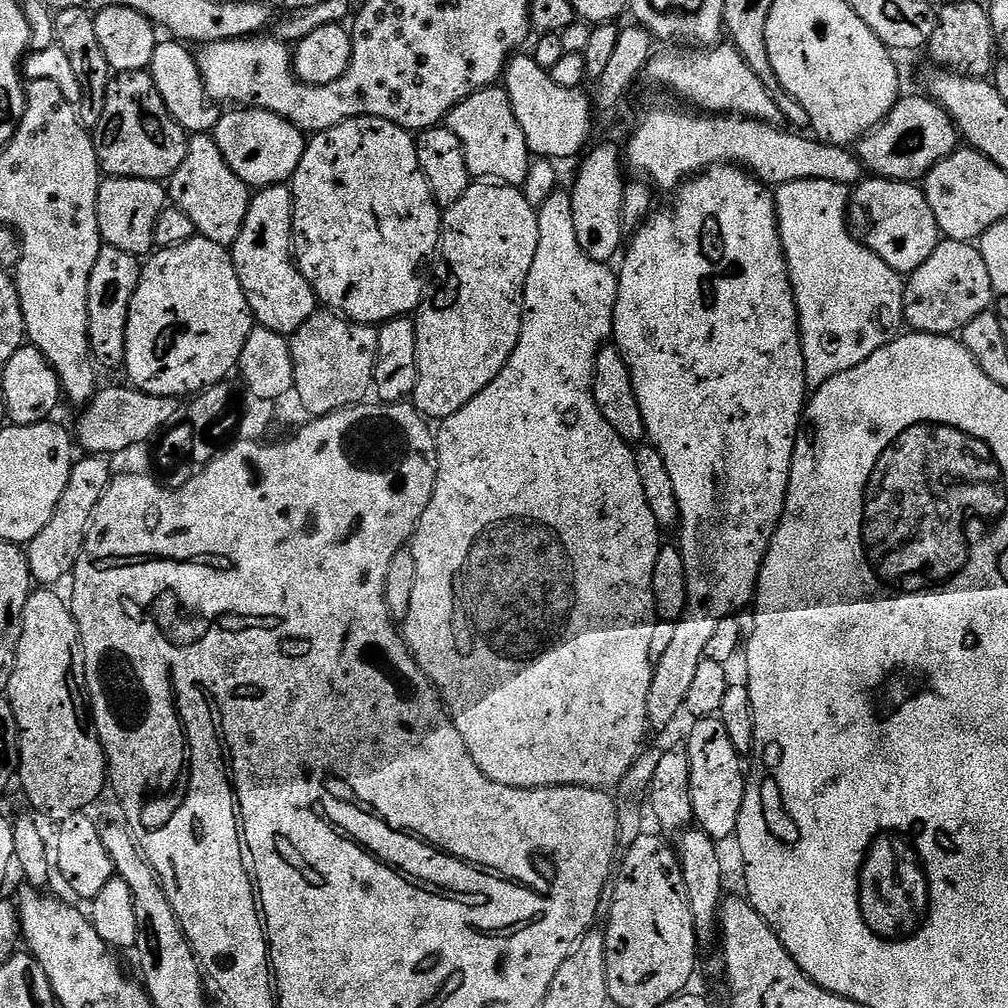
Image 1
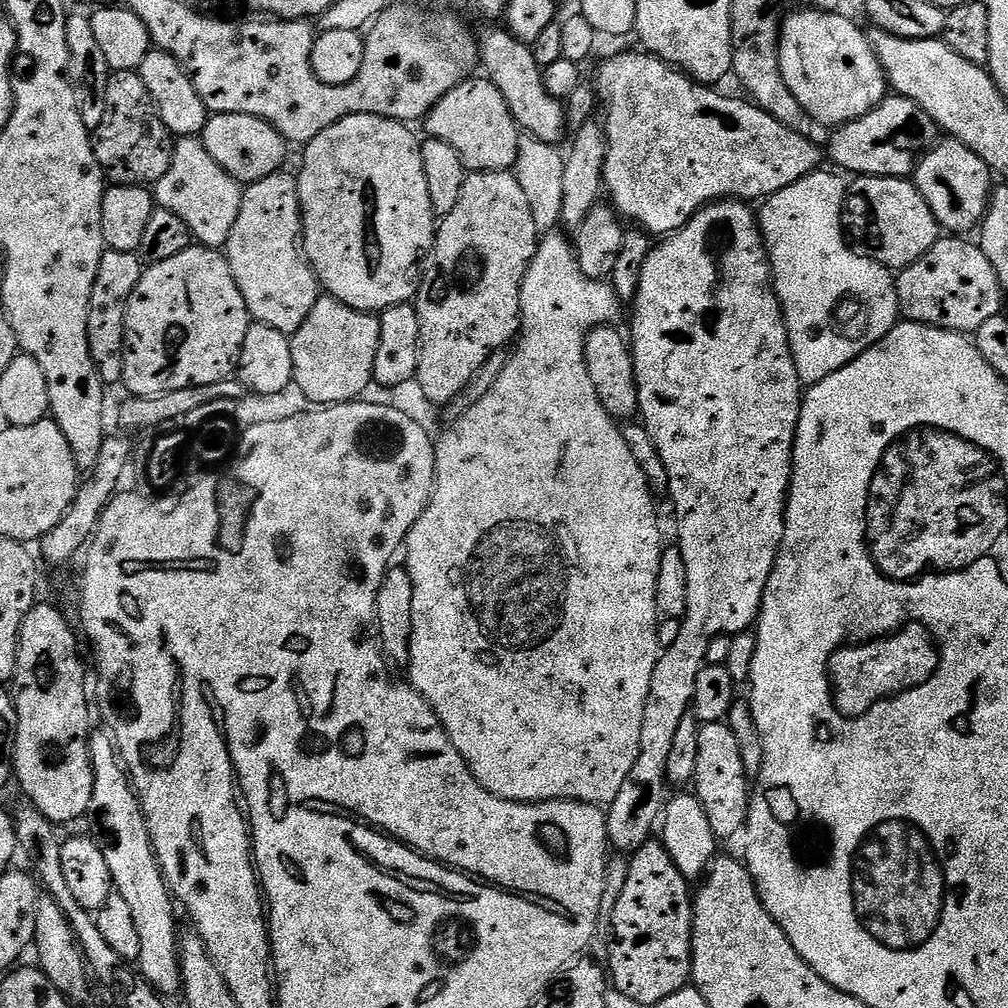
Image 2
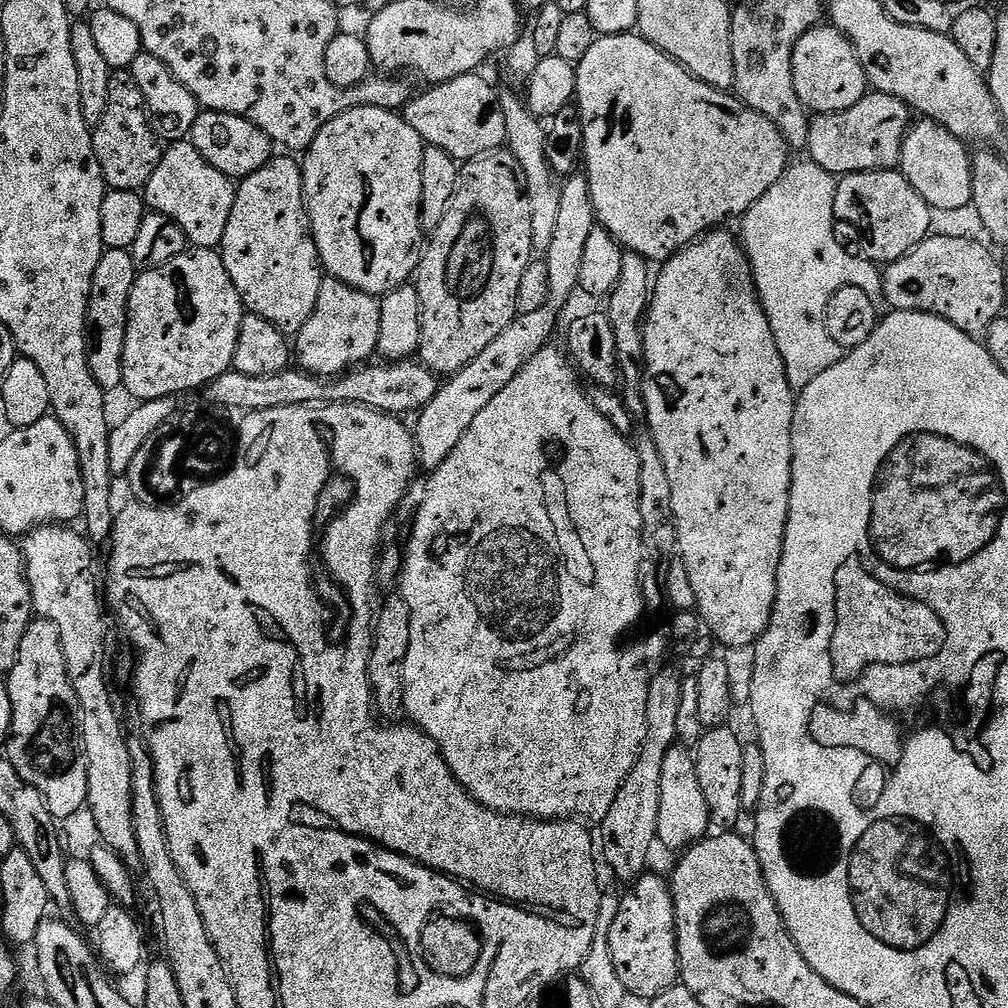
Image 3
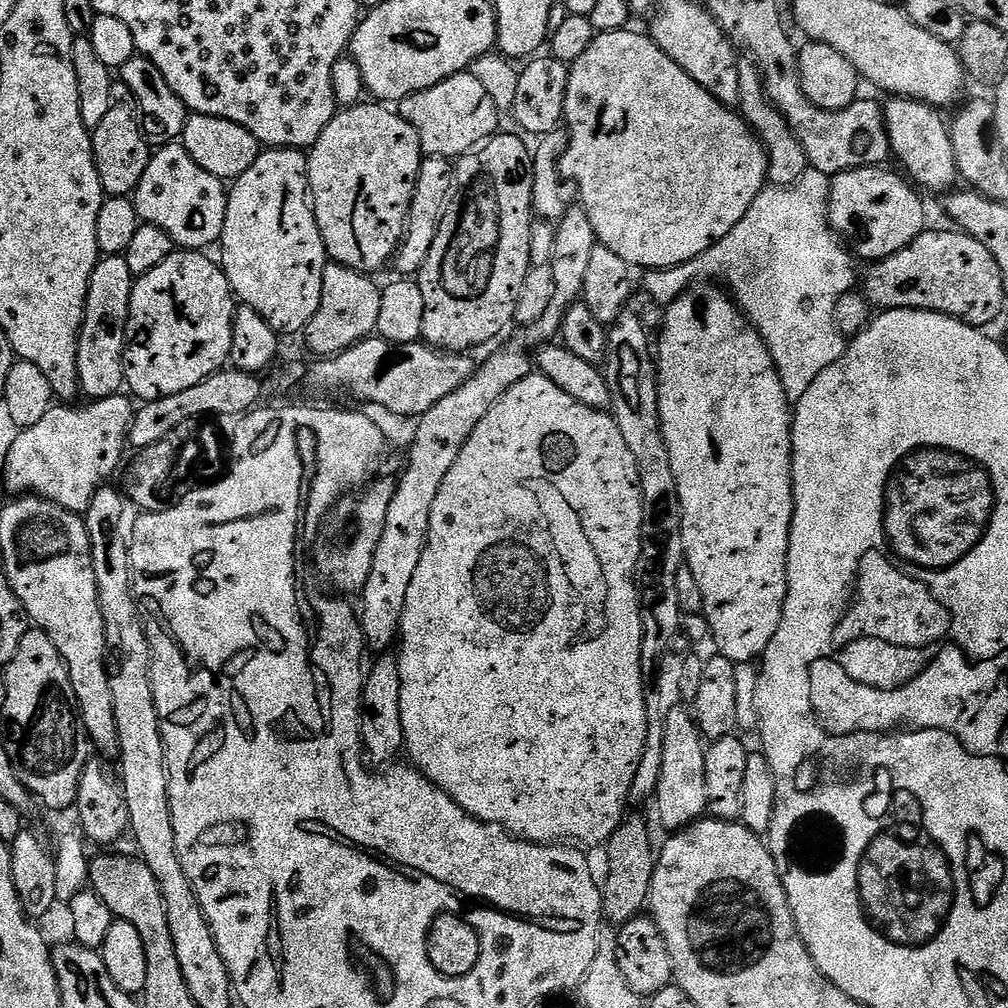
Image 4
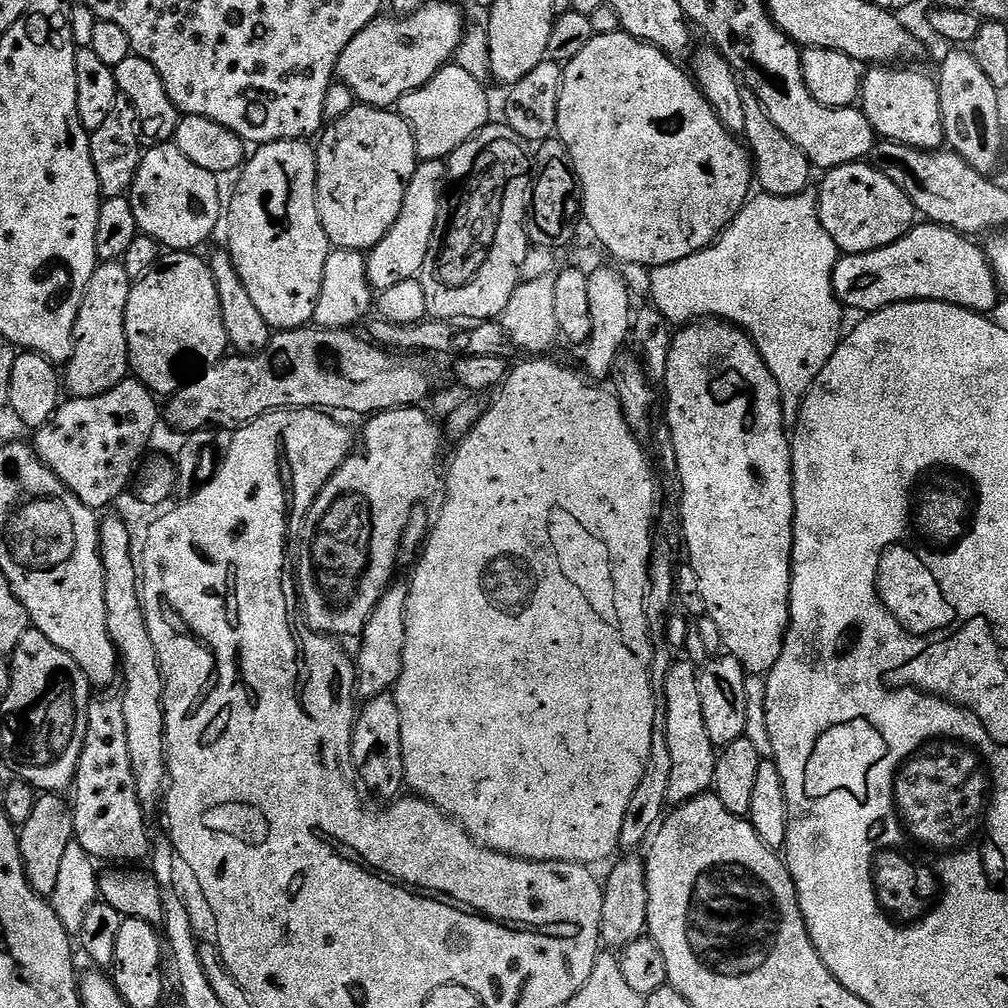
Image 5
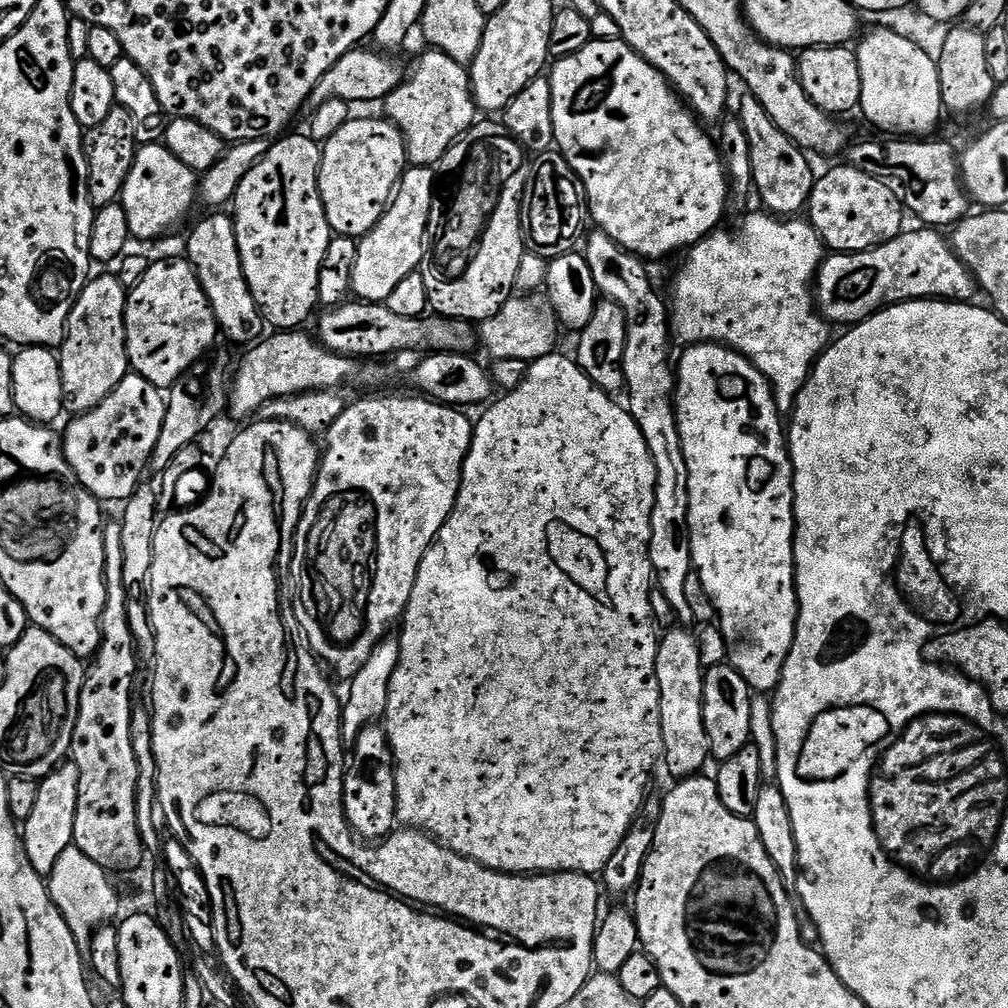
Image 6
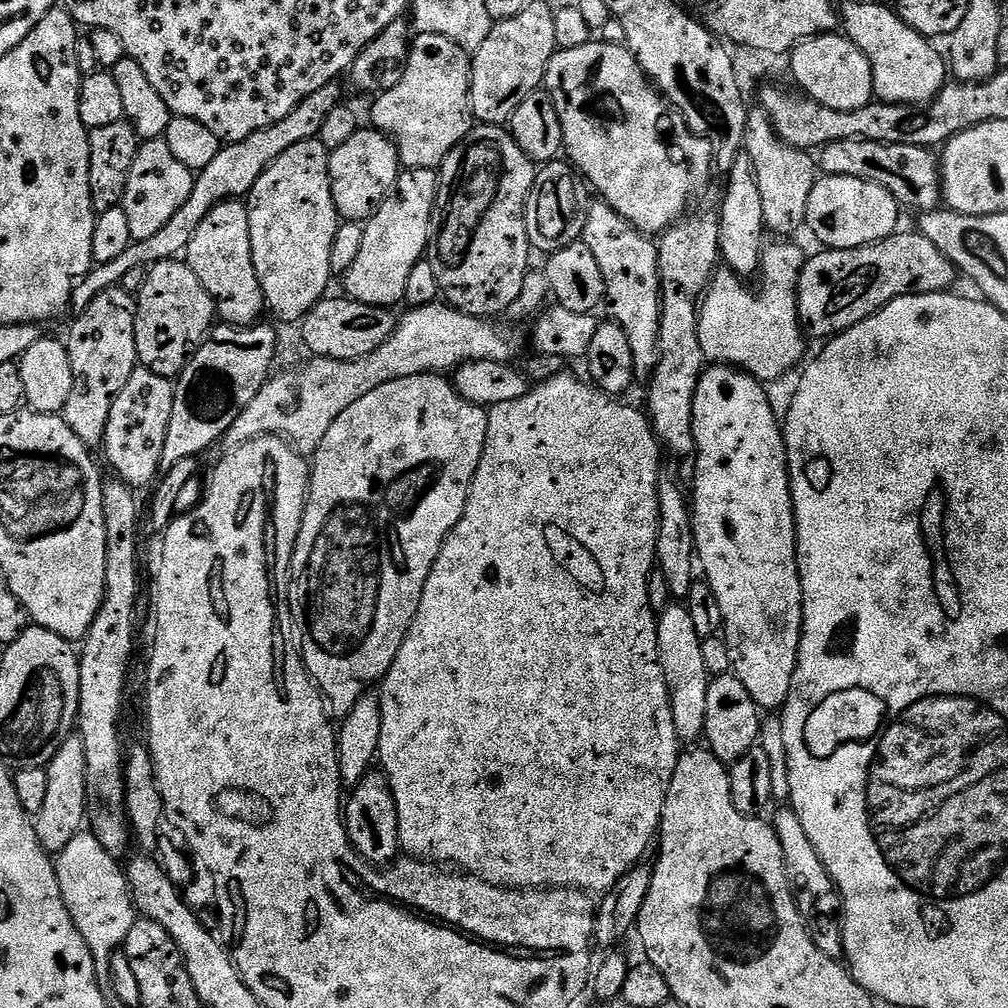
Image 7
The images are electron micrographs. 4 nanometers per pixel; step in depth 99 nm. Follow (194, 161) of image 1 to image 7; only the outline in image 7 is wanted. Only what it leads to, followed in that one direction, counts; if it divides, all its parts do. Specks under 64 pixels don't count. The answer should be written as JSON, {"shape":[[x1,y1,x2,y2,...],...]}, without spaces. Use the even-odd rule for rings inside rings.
{"shape":[[164,139,145,140,137,147,136,157,130,166,128,181,124,187,122,207,128,235,133,240,150,238,158,234,174,214,178,214,178,206,190,198,190,190,194,174,174,154,170,154,170,146,166,146]]}

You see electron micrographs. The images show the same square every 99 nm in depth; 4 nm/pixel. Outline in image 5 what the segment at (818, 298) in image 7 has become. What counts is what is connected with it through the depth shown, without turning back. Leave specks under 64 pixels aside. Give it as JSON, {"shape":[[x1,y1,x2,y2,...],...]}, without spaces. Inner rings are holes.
{"shape":[[931,222,917,223,898,242,873,252,858,252,841,255,834,266,832,285,841,305,845,309,871,314,891,304,909,304,911,300,933,300,943,304,953,304,971,312,992,314,996,303,1002,299,1002,293,992,272,992,264,988,261,987,251,976,245,975,239,969,238,952,228,943,228]]}

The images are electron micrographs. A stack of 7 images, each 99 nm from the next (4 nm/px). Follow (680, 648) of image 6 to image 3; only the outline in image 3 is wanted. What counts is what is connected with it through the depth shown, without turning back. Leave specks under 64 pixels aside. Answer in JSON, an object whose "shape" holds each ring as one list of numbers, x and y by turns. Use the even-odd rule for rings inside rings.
{"shape":[[684,746,670,749,666,762,662,762,662,803,658,805,657,841,668,848,687,850,709,835,711,824,706,794,702,794,702,785,698,783,695,755]]}

